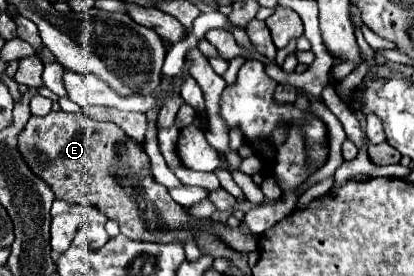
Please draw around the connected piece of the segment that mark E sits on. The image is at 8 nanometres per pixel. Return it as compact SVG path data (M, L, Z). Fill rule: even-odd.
M59 111L59 113L49 113L49 115L45 115L45 117L31 117L29 121L27 121L27 125L25 125L25 129L23 129L23 133L19 135L19 151L23 153L23 159L27 161L27 165L31 167L31 171L37 175L37 177L41 177L51 189L53 189L53 193L57 195L57 199L63 199L63 201L69 201L69 203L85 203L85 205L91 205L91 207L97 207L99 211L103 211L109 219L117 219L119 221L119 225L121 225L121 233L125 235L125 237L129 237L129 239L133 239L133 241L151 241L151 243L173 243L173 241L179 241L181 245L185 245L187 243L187 239L189 237L195 237L195 241L197 241L197 235L199 233L213 233L213 235L217 235L227 247L231 247L231 249L235 249L235 251L241 251L241 253L251 253L251 251L255 251L257 249L257 239L255 239L255 235L251 235L251 233L245 233L245 231L241 231L239 227L229 227L229 225L225 225L225 223L217 223L217 221L193 221L193 219L189 219L187 215L185 215L185 211L183 211L183 207L181 205L177 205L171 197L169 197L169 193L167 193L167 189L163 187L163 185L159 185L159 183L155 183L153 181L153 177L151 177L151 173L149 173L149 157L147 157L147 153L143 151L143 149L139 149L133 141L127 141L127 137L123 137L123 131L115 125L115 123L97 123L97 121L89 121L87 117L83 117L83 111L77 111L77 113L63 113L63 111Z

